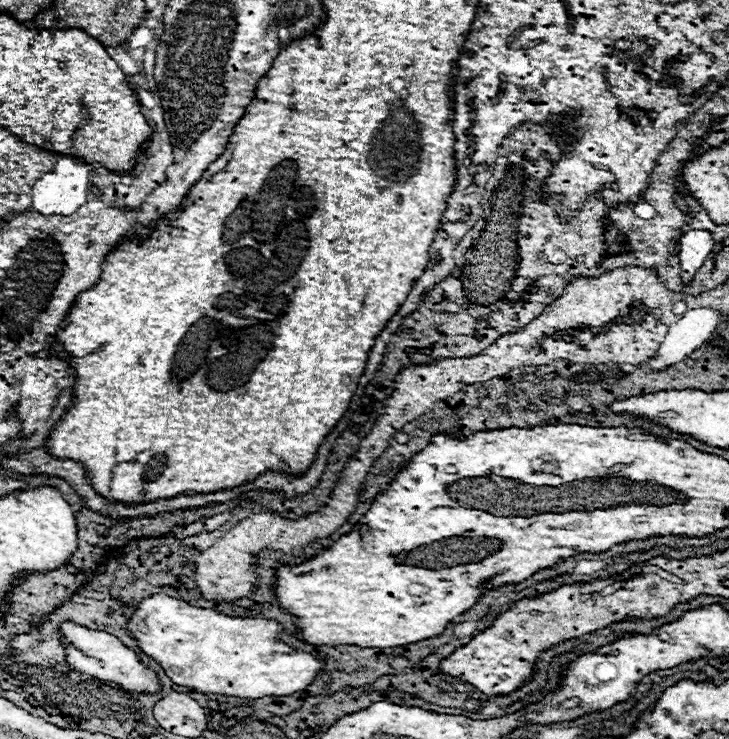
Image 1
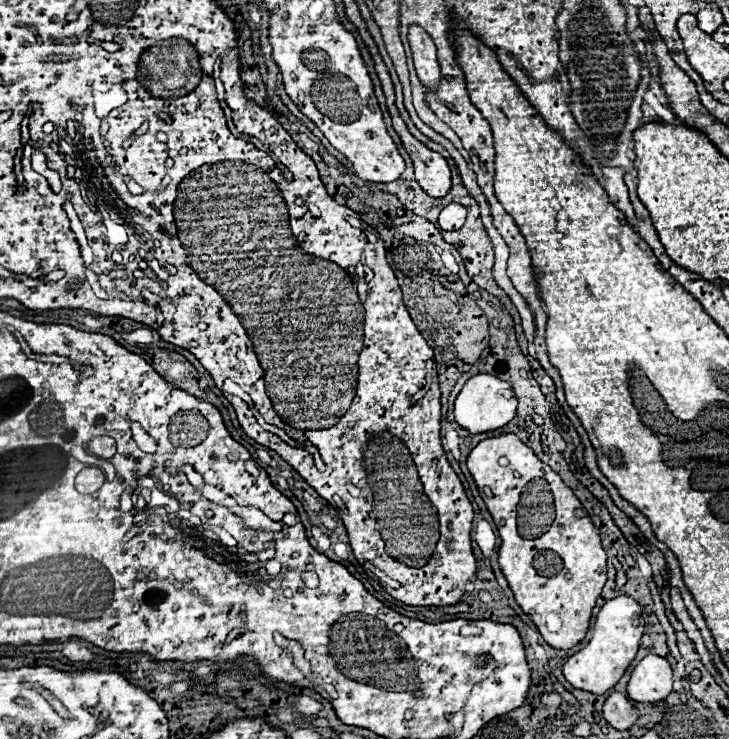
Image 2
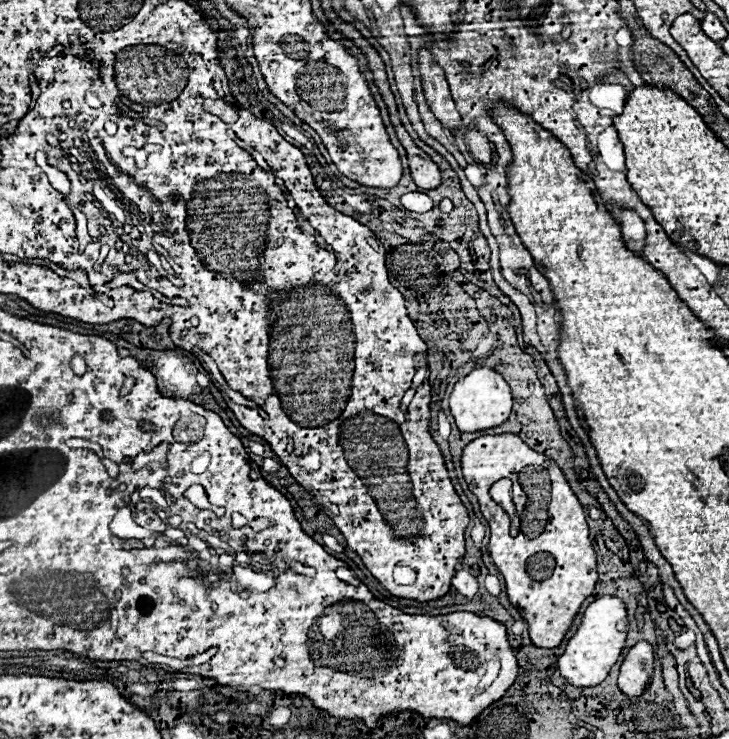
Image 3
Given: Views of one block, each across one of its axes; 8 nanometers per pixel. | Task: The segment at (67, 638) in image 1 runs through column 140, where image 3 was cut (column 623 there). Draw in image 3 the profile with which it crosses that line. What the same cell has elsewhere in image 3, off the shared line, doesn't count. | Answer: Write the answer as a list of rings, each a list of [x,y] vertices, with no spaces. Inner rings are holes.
[[[640,640],[634,648],[630,648],[620,666],[618,686],[626,696],[642,696],[650,684],[652,674],[654,674],[654,648],[646,640]]]

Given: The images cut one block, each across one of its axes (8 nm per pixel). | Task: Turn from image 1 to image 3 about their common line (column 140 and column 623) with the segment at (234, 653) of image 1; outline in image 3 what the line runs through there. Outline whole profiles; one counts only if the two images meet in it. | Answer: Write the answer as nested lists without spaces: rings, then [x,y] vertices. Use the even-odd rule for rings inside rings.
[[[602,596],[596,598],[584,612],[582,624],[578,632],[570,638],[566,652],[558,660],[560,674],[568,680],[568,684],[578,688],[590,688],[598,686],[606,680],[612,666],[618,662],[628,636],[628,618],[626,618],[626,606],[616,596]]]

